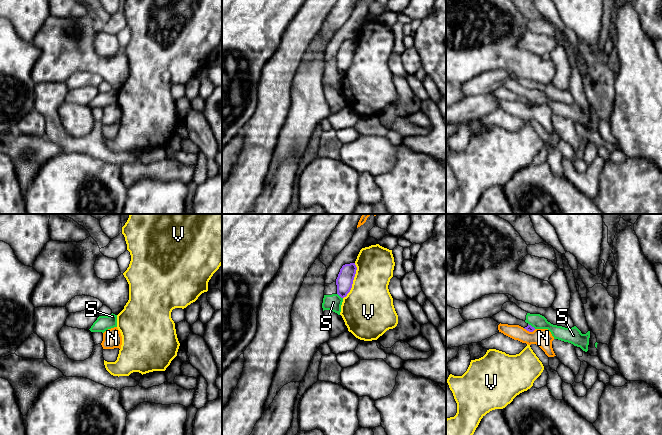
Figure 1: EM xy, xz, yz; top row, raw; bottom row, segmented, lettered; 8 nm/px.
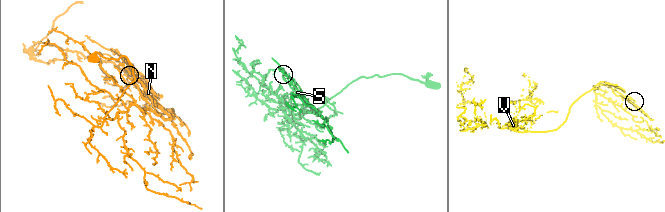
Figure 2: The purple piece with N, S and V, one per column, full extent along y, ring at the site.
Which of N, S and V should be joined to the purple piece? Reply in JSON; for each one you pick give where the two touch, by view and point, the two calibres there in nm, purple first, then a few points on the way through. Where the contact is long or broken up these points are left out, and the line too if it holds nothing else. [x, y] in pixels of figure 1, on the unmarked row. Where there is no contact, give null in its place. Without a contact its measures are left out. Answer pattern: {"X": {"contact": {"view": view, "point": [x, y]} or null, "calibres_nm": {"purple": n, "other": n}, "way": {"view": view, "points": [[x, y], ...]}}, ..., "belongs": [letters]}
{"belongs": []}

